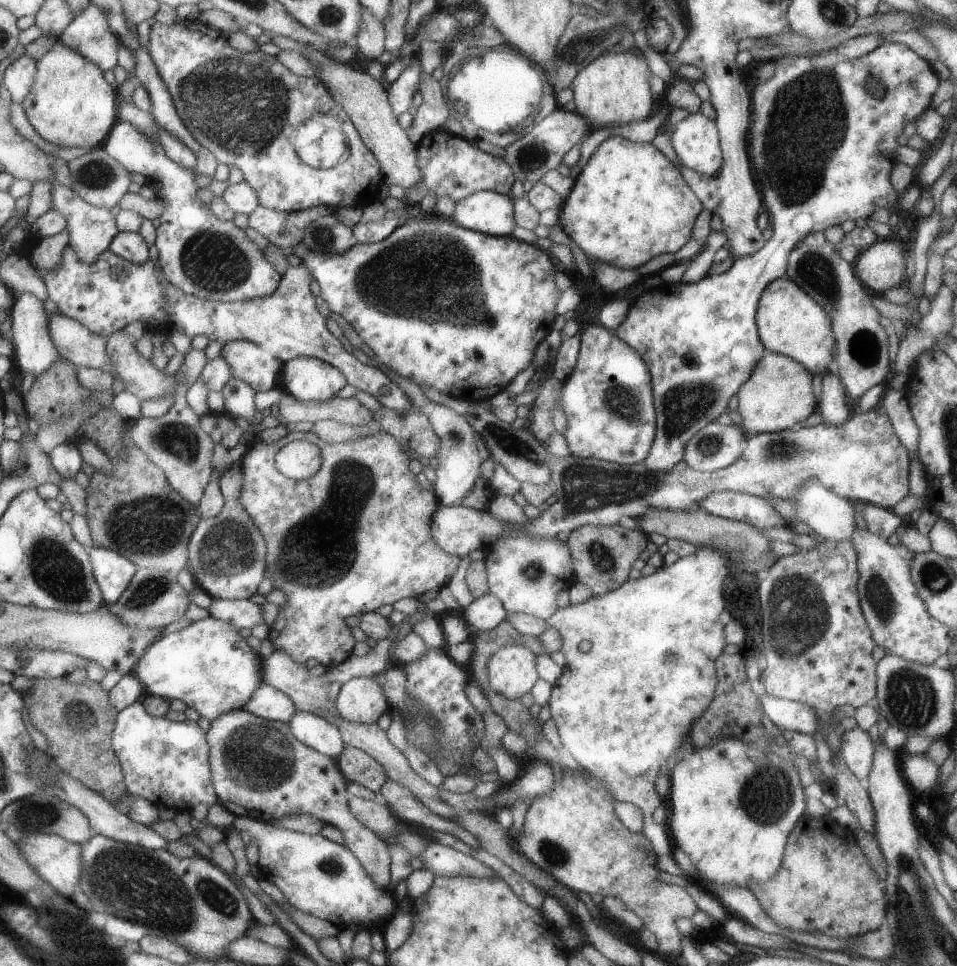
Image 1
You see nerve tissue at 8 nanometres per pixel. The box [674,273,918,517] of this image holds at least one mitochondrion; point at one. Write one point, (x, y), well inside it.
(865, 346)

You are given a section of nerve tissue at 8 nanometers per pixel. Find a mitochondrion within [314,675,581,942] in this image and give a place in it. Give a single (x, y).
(553, 853)

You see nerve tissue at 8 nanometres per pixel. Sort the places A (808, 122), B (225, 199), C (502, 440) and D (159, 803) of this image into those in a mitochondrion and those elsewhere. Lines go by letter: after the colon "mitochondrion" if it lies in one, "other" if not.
A: mitochondrion
B: other
C: mitochondrion
D: other

